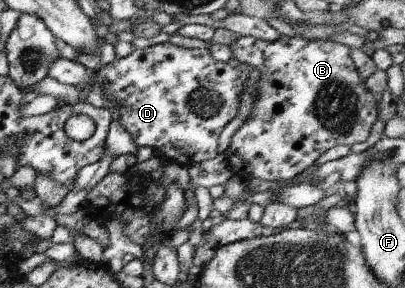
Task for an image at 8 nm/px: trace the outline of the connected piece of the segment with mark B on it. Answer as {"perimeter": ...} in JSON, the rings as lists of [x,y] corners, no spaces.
{"perimeter":[[[279,35],[273,42],[267,42],[261,39],[255,39],[255,37],[241,37],[238,36],[231,45],[229,45],[229,51],[231,51],[232,60],[238,61],[241,64],[248,65],[249,69],[255,69],[259,71],[259,80],[257,81],[257,89],[253,93],[253,107],[249,111],[249,115],[241,126],[233,135],[231,135],[231,141],[229,146],[222,153],[224,159],[227,161],[227,166],[233,174],[234,178],[240,180],[250,180],[252,177],[255,179],[261,179],[263,181],[277,181],[285,182],[293,179],[297,175],[300,175],[309,166],[318,159],[318,157],[325,153],[328,149],[336,145],[346,145],[354,142],[364,142],[371,130],[371,125],[376,121],[376,108],[377,103],[371,94],[371,91],[367,90],[363,81],[359,78],[357,71],[353,65],[353,61],[349,58],[349,48],[339,43],[333,43],[333,41],[322,40],[306,40],[300,36],[286,37],[285,35]]]}

